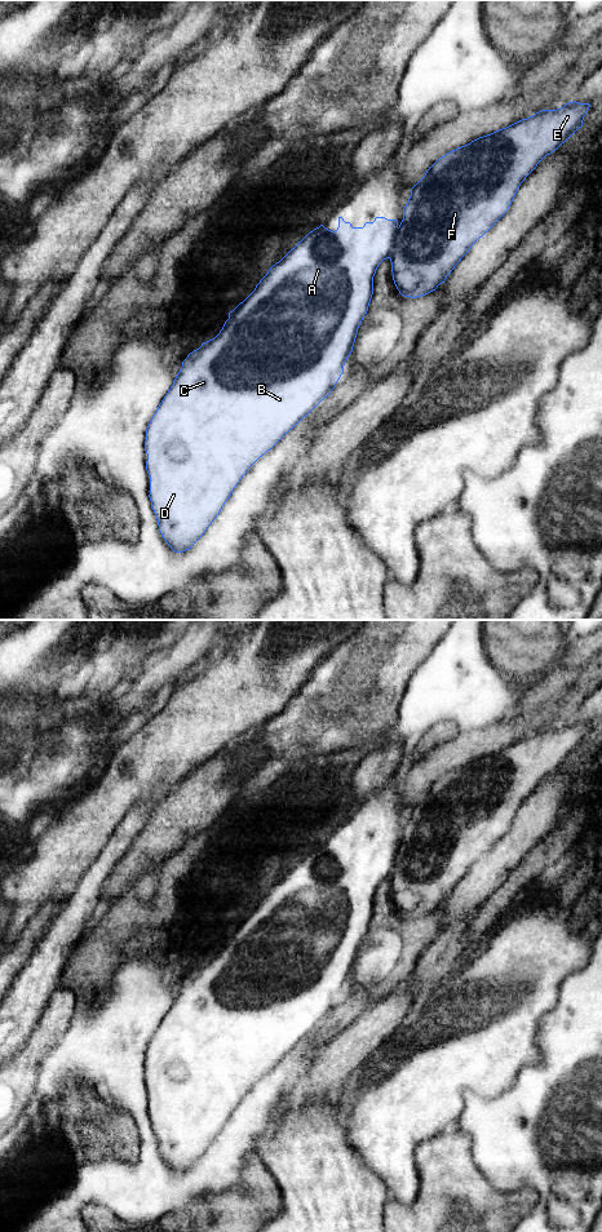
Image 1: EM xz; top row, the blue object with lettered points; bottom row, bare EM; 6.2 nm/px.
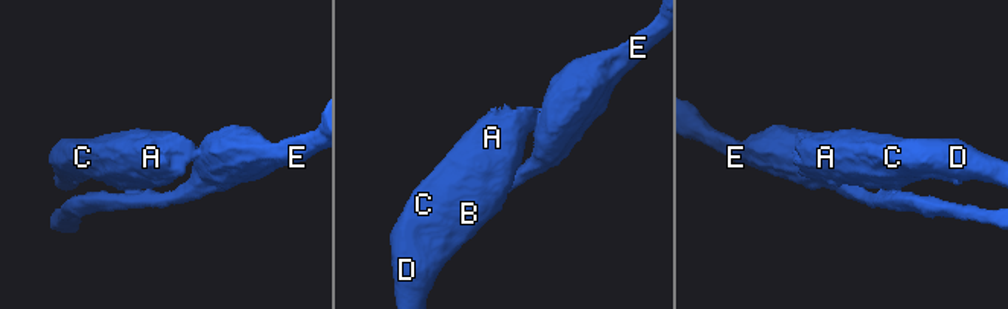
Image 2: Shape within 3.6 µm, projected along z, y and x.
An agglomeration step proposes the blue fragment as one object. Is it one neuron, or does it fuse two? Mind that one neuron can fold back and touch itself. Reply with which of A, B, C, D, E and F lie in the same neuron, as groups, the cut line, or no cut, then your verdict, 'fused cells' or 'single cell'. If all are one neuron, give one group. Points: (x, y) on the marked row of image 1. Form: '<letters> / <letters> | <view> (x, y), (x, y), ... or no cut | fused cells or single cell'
A B C D / E F | xz (398, 227), (392, 253), (388, 257) | fused cells

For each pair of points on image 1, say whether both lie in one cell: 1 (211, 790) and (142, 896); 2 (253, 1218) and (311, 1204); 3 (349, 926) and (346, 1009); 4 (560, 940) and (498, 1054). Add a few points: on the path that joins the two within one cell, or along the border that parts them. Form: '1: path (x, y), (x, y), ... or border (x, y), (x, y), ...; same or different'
1: border (190, 838), (155, 869), (142, 876); different
2: border (277, 1182), (280, 1190), (282, 1209), (273, 1218); different
3: border (336, 1006), (326, 1016); different
4: path (535, 969), (535, 991), (500, 1026); same

